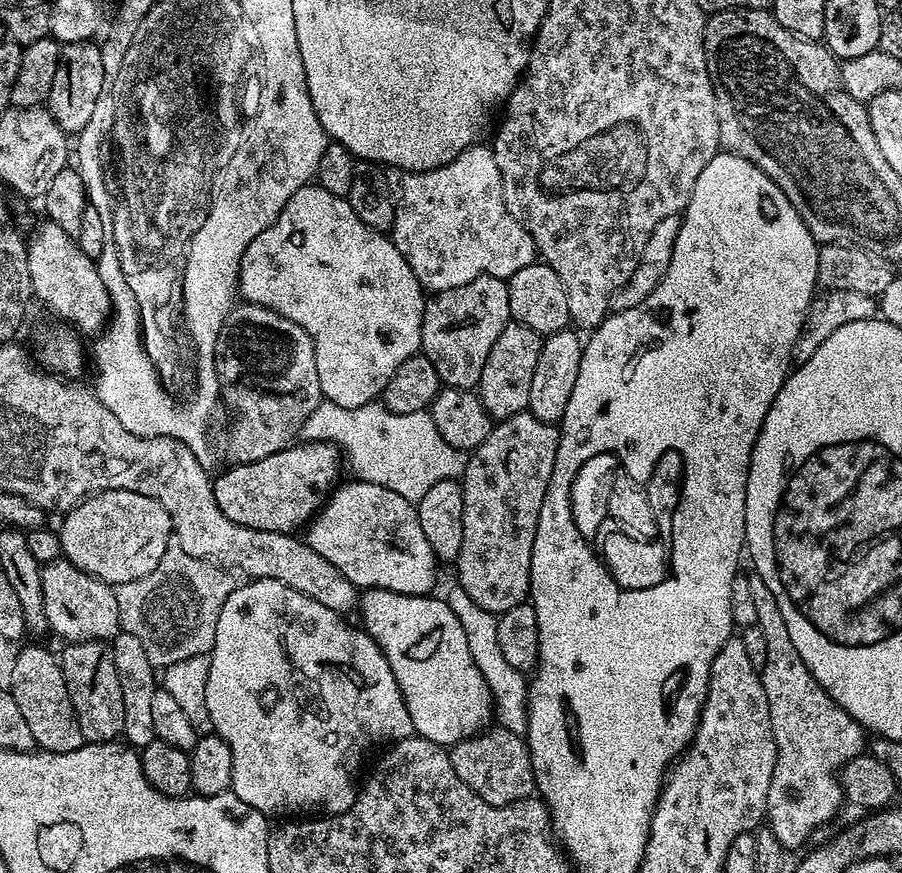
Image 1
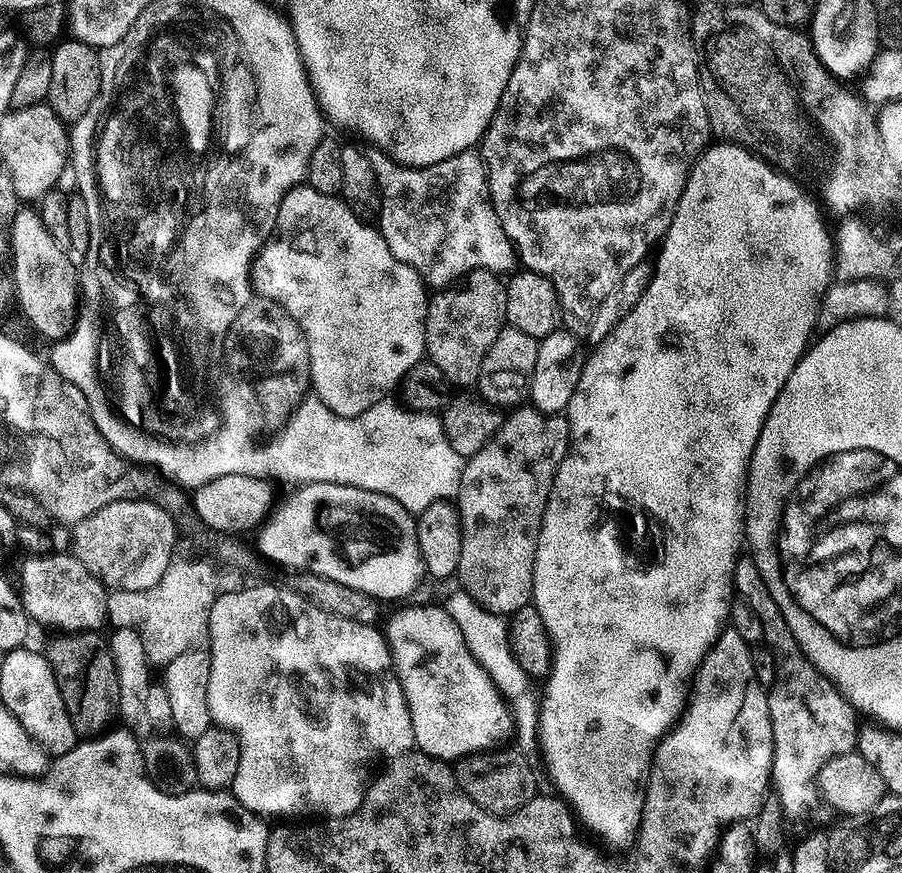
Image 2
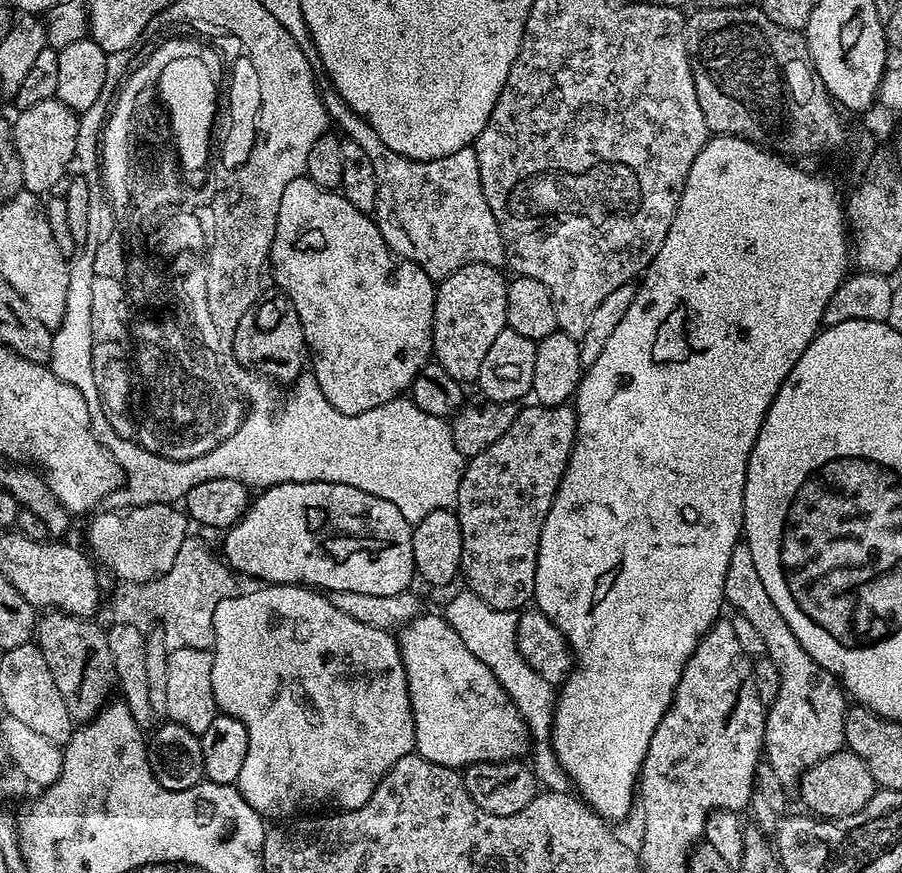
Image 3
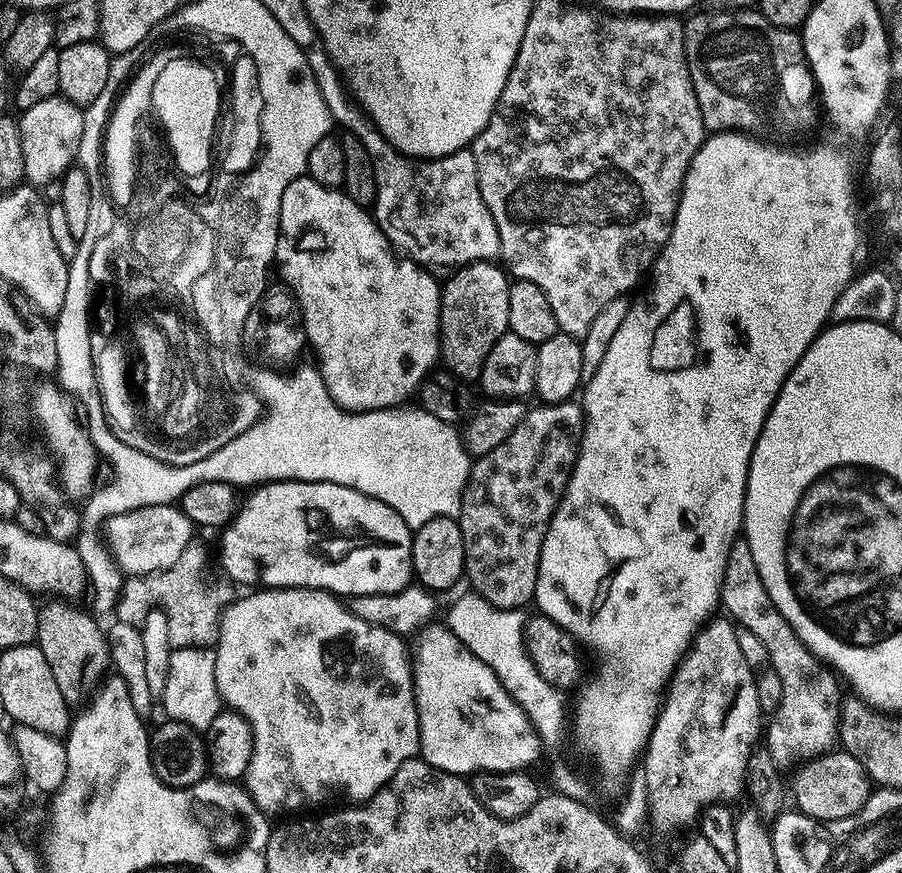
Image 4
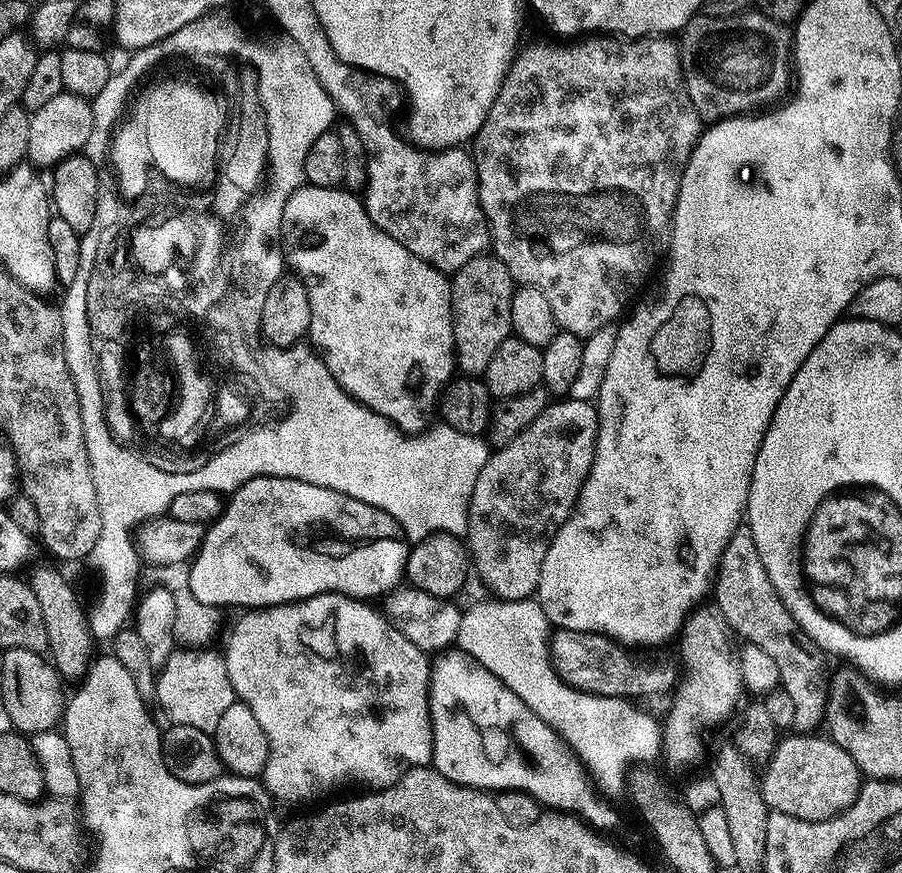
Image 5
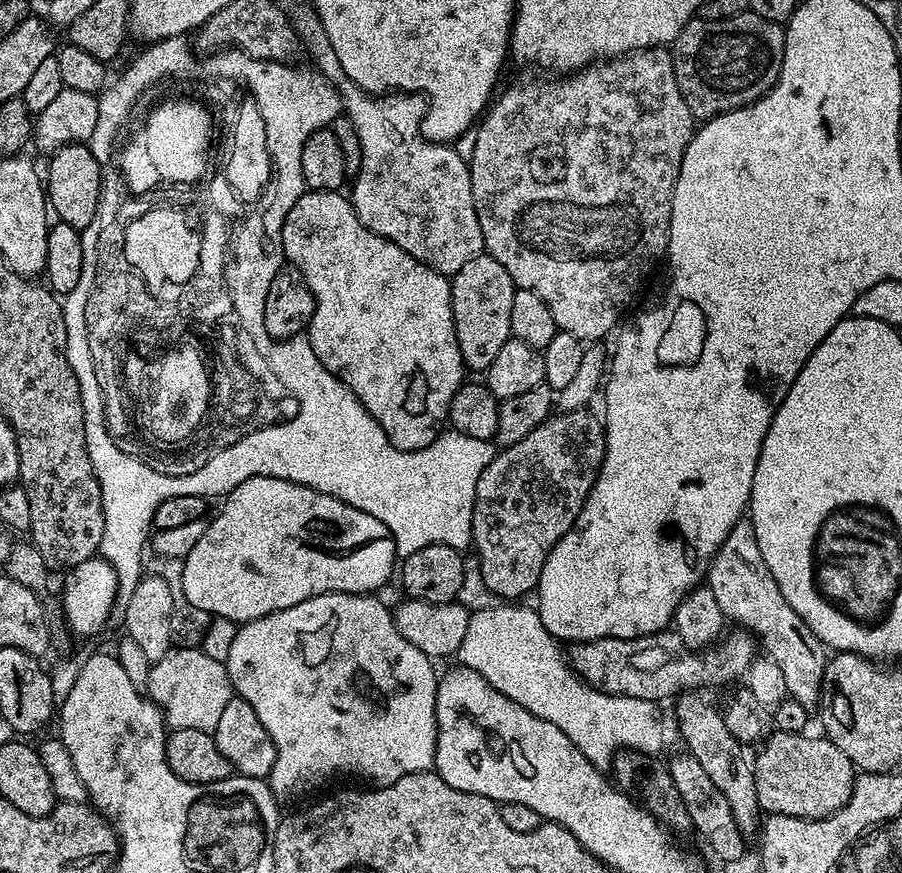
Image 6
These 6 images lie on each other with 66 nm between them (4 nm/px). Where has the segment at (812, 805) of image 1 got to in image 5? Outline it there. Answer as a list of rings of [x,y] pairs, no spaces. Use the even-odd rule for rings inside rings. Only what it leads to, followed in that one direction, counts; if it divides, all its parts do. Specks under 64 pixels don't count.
[[[746,526],[734,530],[734,538],[726,542],[726,550],[720,559],[714,577],[715,607],[722,610],[729,628],[741,641],[762,646],[774,662],[778,662],[780,683],[790,694],[796,709],[793,725],[801,733],[808,734],[825,723],[828,711],[828,689],[830,676],[824,673],[824,664],[819,660],[811,647],[808,636],[800,628],[798,622],[786,610],[782,598],[778,598],[778,590],[770,582],[770,574],[766,574],[766,566],[762,566],[762,558],[758,558],[758,546],[754,546],[754,534]]]

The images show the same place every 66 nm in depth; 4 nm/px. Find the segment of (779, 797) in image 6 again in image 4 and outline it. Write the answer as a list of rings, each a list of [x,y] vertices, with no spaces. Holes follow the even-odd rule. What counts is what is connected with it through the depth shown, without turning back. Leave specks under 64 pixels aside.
[[[829,750],[823,754],[813,755],[805,759],[804,764],[792,776],[792,796],[796,799],[795,807],[811,820],[821,822],[848,822],[855,817],[858,810],[868,801],[870,795],[870,781],[864,773],[864,767],[849,752],[843,750]]]

